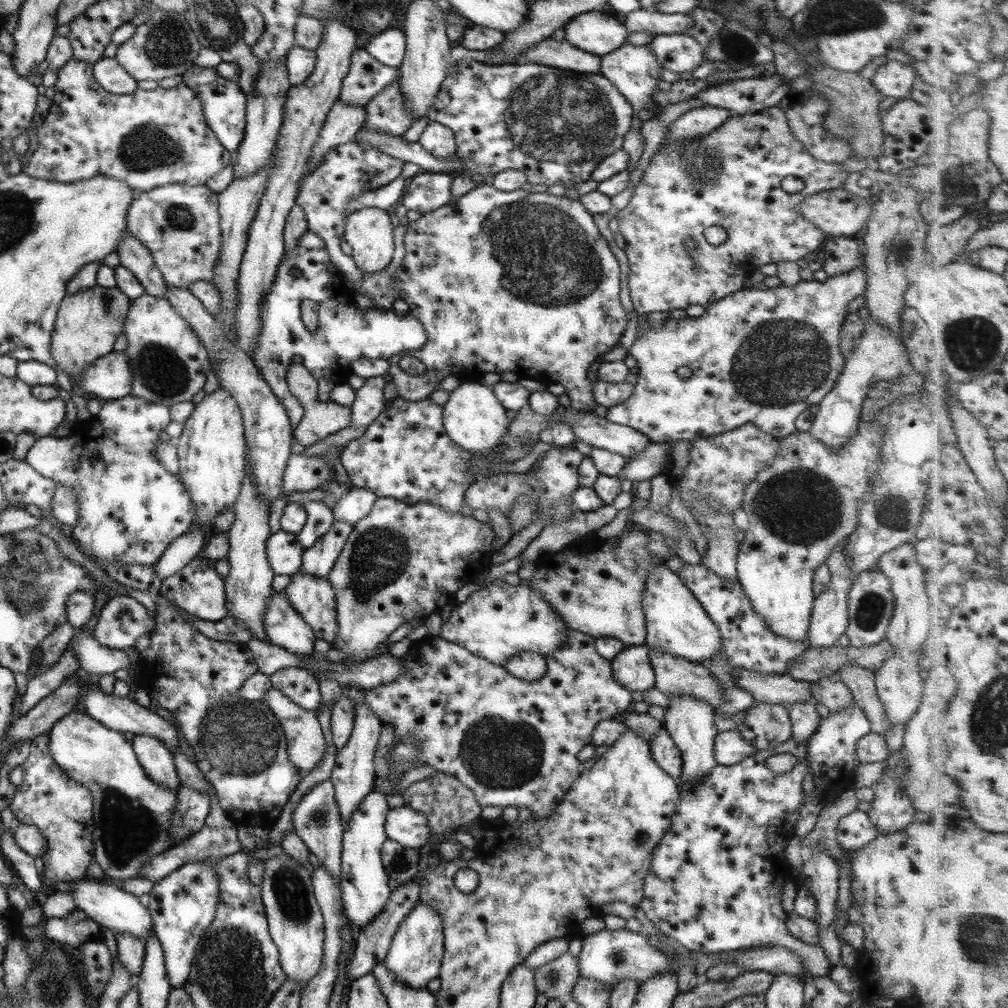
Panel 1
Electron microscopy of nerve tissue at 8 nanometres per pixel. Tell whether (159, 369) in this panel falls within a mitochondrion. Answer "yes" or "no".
yes

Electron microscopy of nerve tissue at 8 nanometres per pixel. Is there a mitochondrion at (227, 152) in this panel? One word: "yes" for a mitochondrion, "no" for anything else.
no

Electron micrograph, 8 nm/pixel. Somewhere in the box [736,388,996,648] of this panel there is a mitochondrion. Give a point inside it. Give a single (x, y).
(800, 506)

